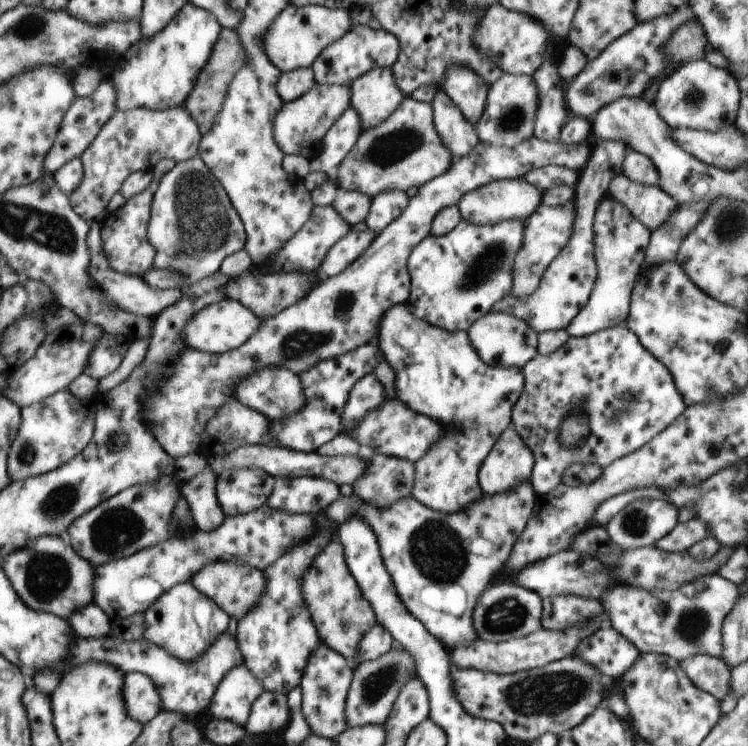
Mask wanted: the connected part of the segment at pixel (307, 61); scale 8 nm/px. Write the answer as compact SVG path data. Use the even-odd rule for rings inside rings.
M291 3L268 26L268 32L264 34L264 54L281 73L299 68L311 68L324 48L340 40L340 36L350 30L352 18L348 6L344 4L338 9L324 8L320 5L296 8L296 5Z

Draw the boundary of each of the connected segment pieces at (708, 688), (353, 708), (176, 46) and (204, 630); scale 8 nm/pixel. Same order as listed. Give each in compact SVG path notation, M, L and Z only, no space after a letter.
M696 654L679 661L686 676L704 692L712 694L719 701L730 692L731 669L721 658L707 654Z
M395 644L386 654L373 661L354 665L354 676L345 702L345 718L348 727L362 727L370 724L384 724L394 708L400 690L410 678L418 678L416 660L412 654Z
M186 3L174 18L156 32L154 38L136 42L122 58L122 68L114 70L110 77L119 92L117 110L148 108L148 110L170 110L184 107L186 98L194 90L200 71L204 68L212 48L220 38L222 27L216 15Z
M185 582L165 592L145 610L144 624L147 626L144 640L164 648L180 662L196 662L204 658L206 650L228 630L230 617L191 582Z

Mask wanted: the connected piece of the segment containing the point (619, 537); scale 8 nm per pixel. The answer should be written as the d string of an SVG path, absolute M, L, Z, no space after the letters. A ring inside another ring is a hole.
M634 500L624 506L605 527L611 541L623 550L654 546L679 523L678 512L679 509L666 500Z

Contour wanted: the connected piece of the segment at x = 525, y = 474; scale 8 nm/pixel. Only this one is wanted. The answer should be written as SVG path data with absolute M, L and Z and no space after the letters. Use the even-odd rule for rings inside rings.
M508 426L494 448L486 456L480 468L480 488L485 494L500 494L511 490L512 486L531 480L531 472L535 463L532 450L522 442L514 430Z

